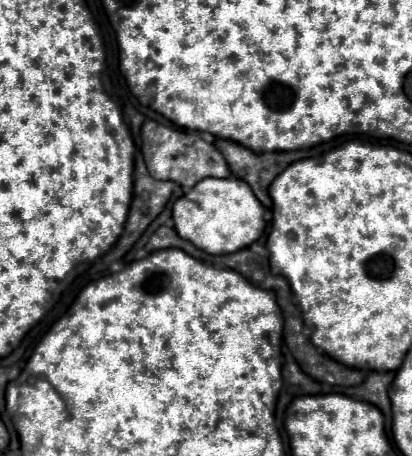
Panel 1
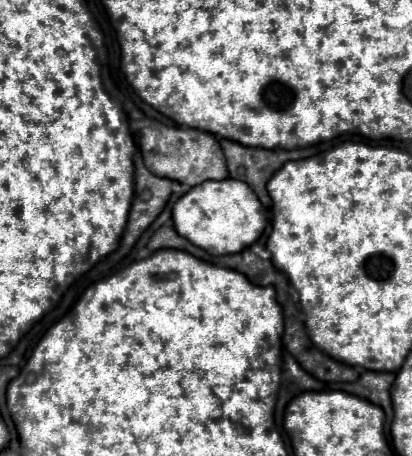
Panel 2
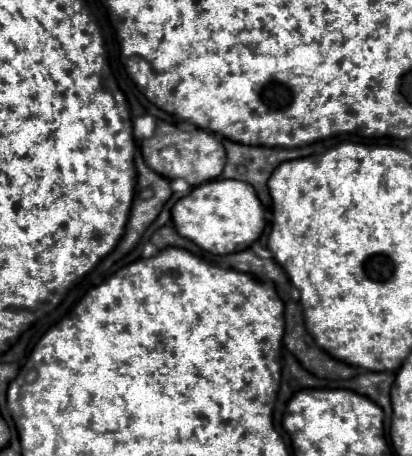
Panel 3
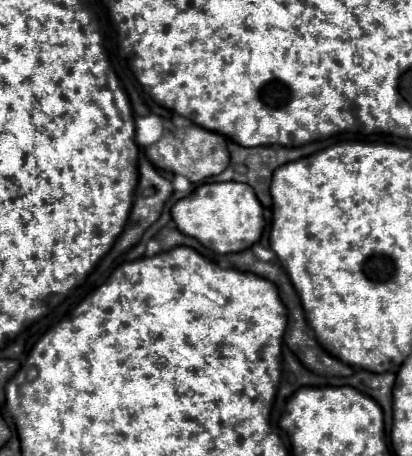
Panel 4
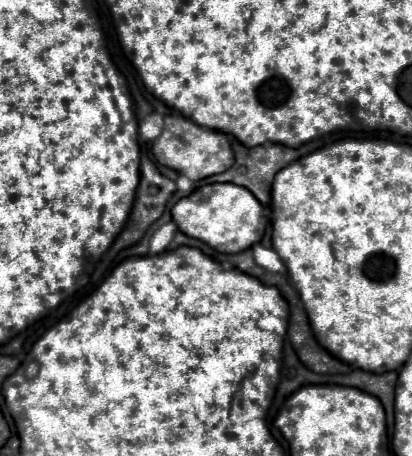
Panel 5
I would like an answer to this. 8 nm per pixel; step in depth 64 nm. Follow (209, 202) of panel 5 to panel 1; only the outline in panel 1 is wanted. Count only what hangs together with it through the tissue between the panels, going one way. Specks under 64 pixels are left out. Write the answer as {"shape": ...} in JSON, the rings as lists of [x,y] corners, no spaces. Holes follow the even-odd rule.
{"shape":[[[204,178],[172,208],[176,232],[208,254],[232,254],[248,248],[264,232],[264,206],[240,178]]]}

